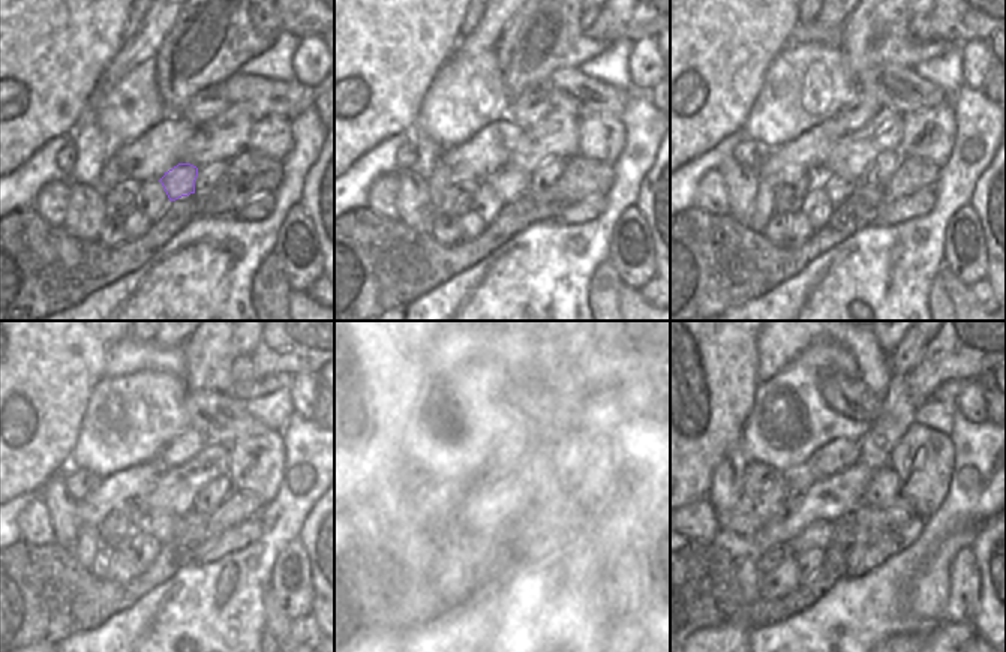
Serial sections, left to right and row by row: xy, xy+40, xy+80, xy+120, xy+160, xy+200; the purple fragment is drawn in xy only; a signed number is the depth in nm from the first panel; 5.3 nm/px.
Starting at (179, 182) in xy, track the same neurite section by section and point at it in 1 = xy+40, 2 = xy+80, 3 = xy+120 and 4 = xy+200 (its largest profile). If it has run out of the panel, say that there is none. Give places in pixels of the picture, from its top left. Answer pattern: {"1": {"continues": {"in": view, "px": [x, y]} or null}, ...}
{"1": {"continues": {"in": "xy+40", "px": [508, 183]}}, "2": {"continues": {"in": "xy+80", "px": [837, 188]}}, "3": {"continues": {"in": "xy+120", "px": [161, 526]}}, "4": {"continues": {"in": "xy+200", "px": [817, 535]}}}

